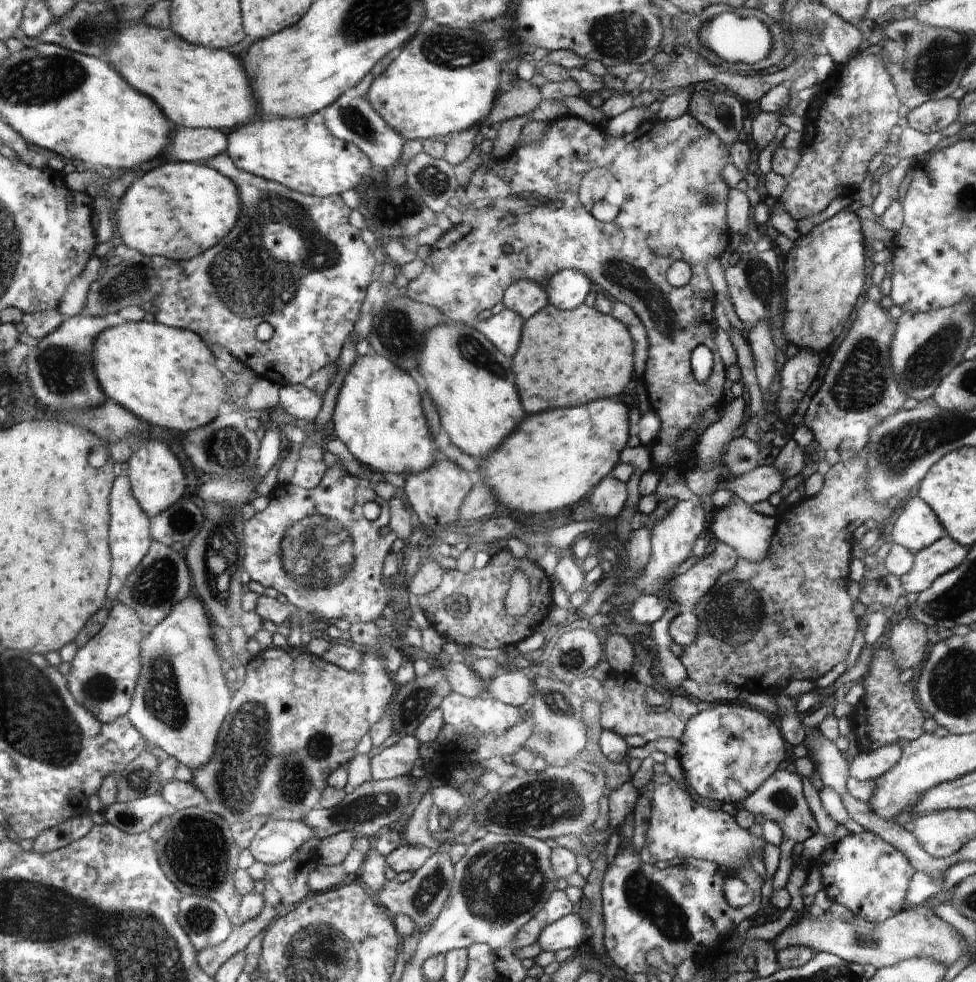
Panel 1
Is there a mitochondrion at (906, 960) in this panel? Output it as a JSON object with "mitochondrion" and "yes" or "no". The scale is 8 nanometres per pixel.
{"mitochondrion":"no"}

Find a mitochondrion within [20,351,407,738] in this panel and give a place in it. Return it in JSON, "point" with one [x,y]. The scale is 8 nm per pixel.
{"point":[316,545]}

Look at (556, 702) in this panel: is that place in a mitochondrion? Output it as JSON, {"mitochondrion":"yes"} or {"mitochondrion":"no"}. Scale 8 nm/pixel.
{"mitochondrion":"yes"}

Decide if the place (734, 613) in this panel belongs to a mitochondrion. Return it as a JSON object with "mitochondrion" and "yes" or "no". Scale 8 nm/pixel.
{"mitochondrion":"yes"}

